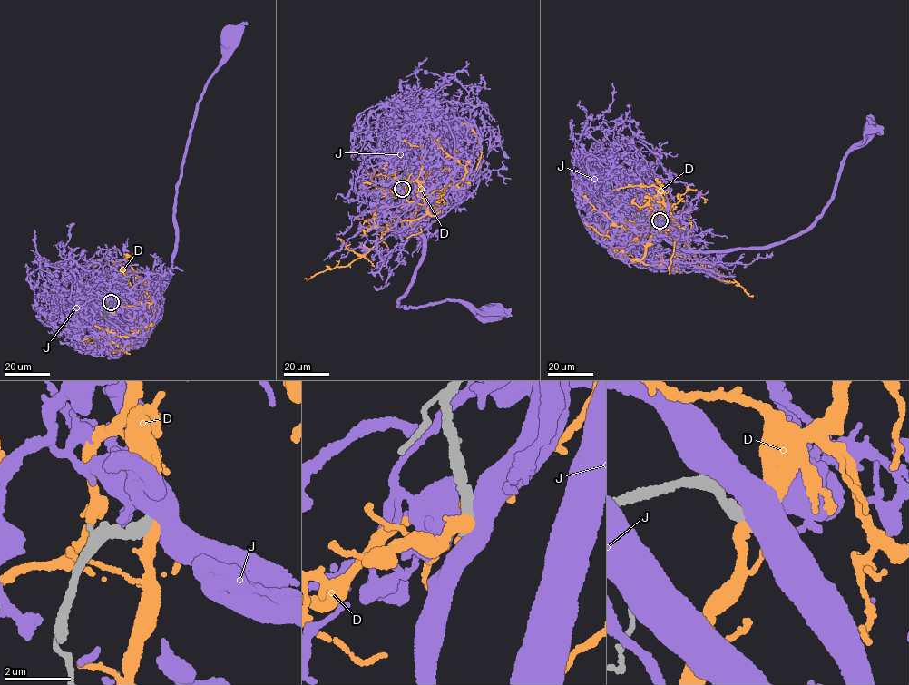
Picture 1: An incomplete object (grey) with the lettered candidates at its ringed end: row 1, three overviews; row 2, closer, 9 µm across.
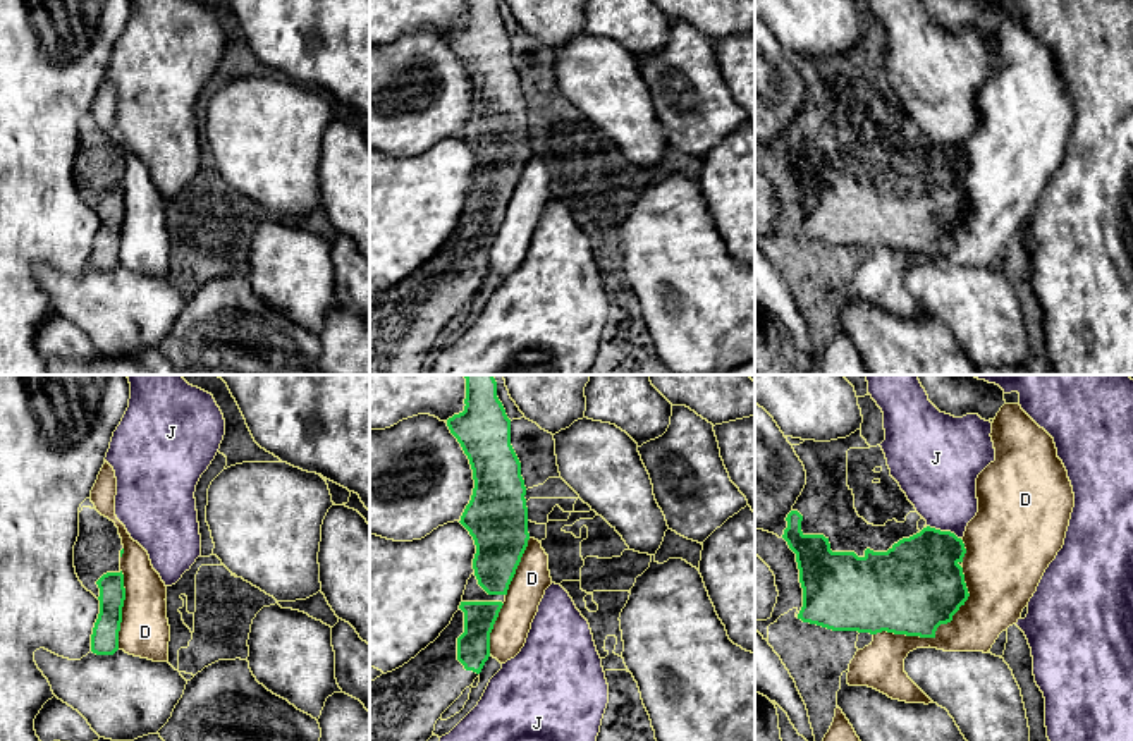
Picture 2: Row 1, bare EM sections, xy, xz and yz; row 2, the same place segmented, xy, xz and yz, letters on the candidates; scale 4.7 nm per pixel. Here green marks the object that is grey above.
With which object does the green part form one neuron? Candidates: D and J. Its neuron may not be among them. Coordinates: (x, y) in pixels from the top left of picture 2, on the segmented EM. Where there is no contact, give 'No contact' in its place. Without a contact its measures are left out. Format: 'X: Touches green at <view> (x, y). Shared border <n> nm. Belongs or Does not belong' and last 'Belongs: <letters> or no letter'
D: Touches green at yz (936, 630). Shared border 550 nm. Does not belong
J: Touches green at yz (944, 532). Shared border 170 nm. Does not belong
Belongs: no letter

